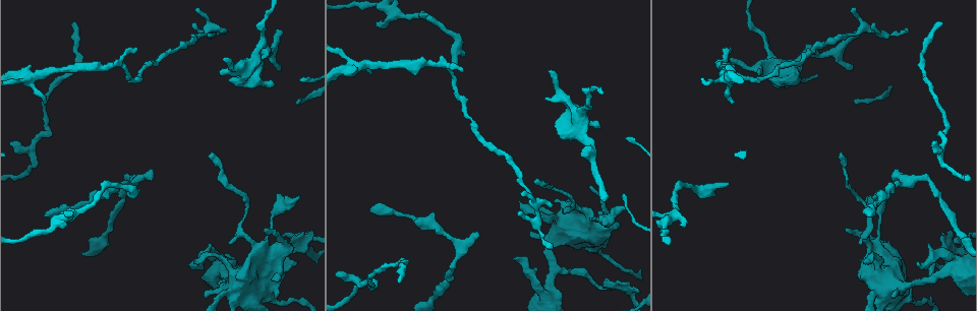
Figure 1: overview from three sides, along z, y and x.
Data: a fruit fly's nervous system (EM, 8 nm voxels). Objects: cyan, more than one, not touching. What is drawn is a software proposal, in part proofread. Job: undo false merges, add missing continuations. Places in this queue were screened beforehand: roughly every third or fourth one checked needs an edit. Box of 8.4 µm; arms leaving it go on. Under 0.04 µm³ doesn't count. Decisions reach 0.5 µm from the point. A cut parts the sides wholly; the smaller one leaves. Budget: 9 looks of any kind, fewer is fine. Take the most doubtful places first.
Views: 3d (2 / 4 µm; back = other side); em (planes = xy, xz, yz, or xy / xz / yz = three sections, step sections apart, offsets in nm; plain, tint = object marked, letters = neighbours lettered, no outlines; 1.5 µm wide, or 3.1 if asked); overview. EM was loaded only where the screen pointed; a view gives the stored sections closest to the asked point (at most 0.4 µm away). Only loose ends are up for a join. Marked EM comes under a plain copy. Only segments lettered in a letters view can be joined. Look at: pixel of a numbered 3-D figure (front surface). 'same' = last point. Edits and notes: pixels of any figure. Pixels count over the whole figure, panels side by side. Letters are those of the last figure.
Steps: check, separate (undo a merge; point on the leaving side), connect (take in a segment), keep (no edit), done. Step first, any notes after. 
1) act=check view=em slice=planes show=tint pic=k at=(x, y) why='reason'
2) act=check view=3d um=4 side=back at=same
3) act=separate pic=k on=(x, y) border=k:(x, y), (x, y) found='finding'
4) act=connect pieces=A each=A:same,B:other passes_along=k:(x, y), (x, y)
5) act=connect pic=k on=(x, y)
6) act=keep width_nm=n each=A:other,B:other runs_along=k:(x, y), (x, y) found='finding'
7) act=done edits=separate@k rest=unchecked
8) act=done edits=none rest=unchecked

act=check view=em slice=planes show=tint pic=1 at=(128, 182) why='branch stops here'

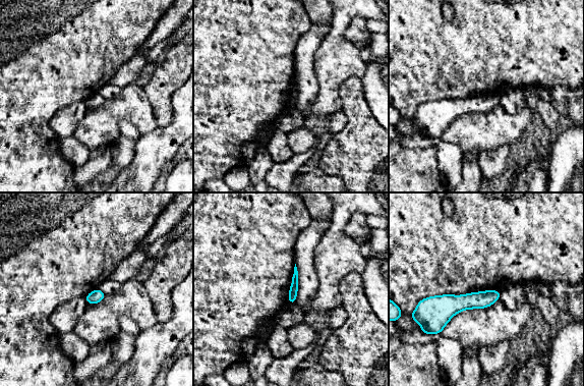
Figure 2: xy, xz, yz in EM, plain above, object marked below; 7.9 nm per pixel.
act=check view=em slice=planes show=letters at=same why='what lies round it'

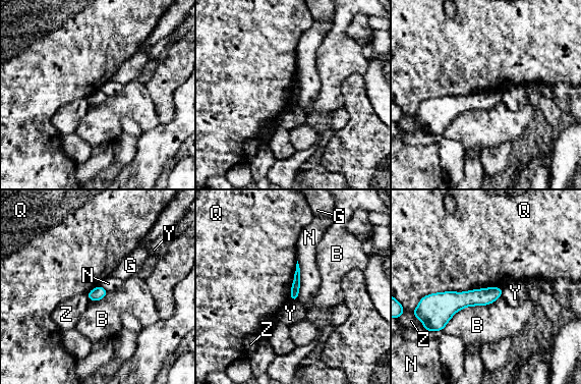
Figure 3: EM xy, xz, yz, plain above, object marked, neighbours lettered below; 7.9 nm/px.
act=keep each=B:other,G:other,N:other,Q:other,Y:other,Z:other runs_along=3:(500, 289), (416, 313) found='none of them fits'

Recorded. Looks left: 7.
act=check view=em slice=xy step=8 show=tint pic=1 at=(462, 72) why='branch stops here'

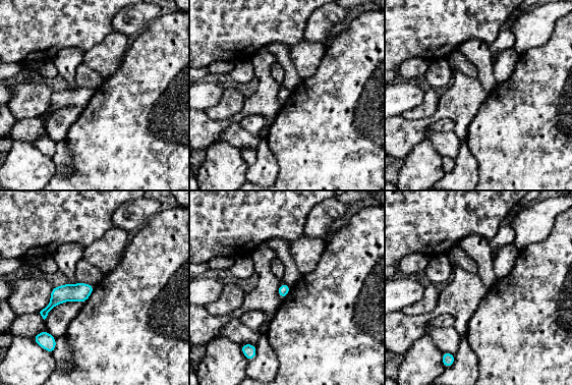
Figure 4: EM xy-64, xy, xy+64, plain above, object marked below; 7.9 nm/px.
act=check view=em slice=planes show=letters at=same

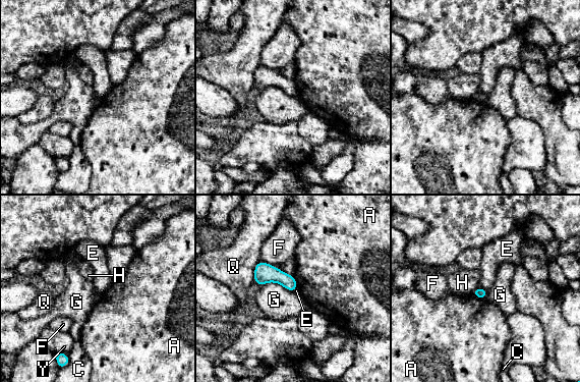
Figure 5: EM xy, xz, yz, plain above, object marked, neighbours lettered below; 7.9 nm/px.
act=keep each=A:other,C:other,E:other,F:other,G:other,H:other,Q:other,Y:other border=5:(260, 284), (276, 282), (294, 291) found='none of them fits'

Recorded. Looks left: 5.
act=check view=3d um=4 pic=1 at=(236, 298) why='abrupt turn'

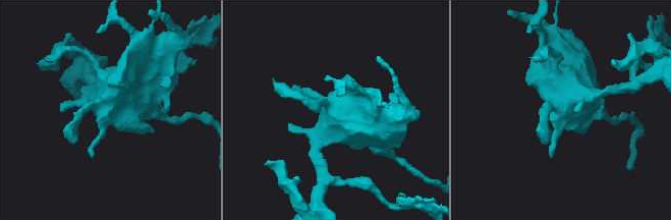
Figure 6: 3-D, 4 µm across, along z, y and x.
act=check view=em slice=planes show=letters pic=6 at=(105, 112)

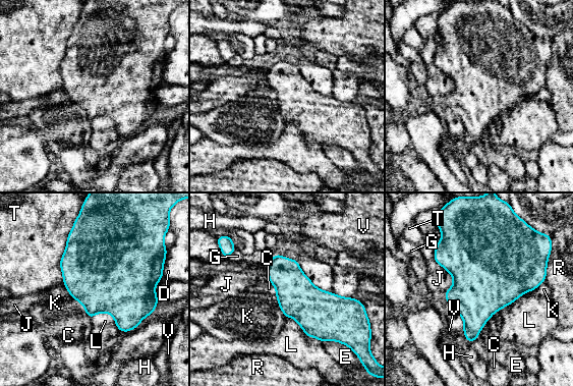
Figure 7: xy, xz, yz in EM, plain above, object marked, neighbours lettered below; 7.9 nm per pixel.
act=keep each=C:other,D:other,E:other,G:other,H:other,J:other,K:other,L:other,R:other,T:other,V:other border=7:(268, 281), (273, 285), (275, 294) found='continuous, no second cell'

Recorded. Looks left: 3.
act=check view=3d um=4 pic=1 at=(281, 29) why='tapers out'

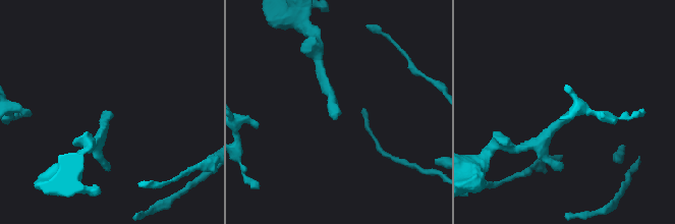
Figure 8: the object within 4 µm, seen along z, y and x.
act=check view=em slice=xz step=4 show=tint pic=8 at=(109, 112) why='shape alone is not enough'

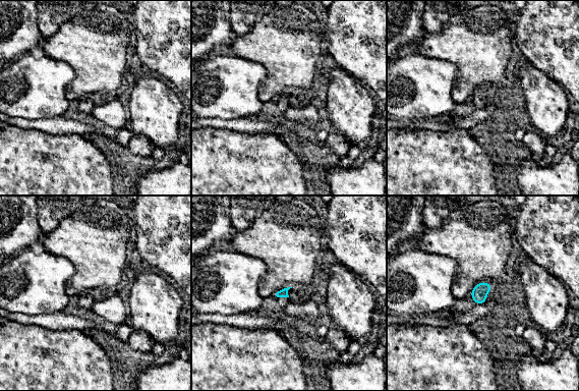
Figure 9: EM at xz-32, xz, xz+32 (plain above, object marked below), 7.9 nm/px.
act=check view=em slice=planes show=letters at=same

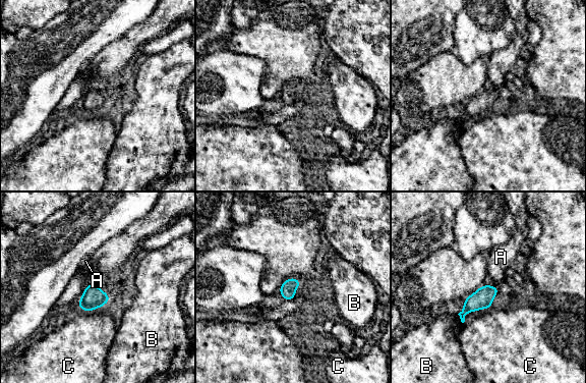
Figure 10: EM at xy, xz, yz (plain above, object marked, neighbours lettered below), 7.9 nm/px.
act=connect pieces=A width_nm=120 each=A:same,B:other,C:other passes_along=10:(482, 298), (493, 286), (501, 257) found='the cell continues'

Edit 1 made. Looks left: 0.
act=done edits=connect@10 rest=unchecked

